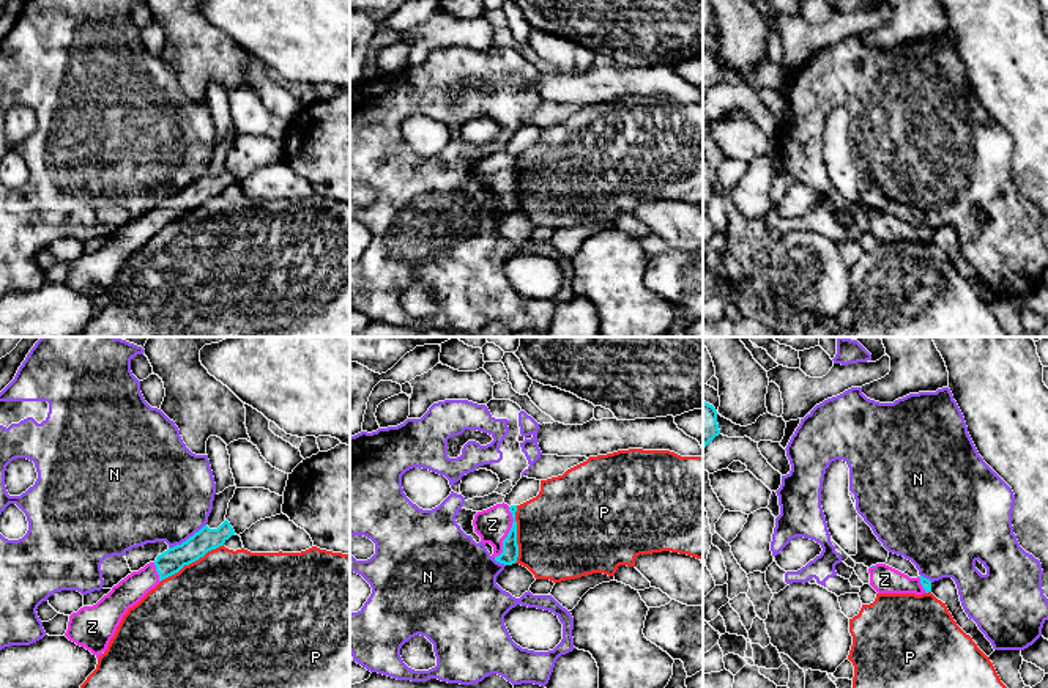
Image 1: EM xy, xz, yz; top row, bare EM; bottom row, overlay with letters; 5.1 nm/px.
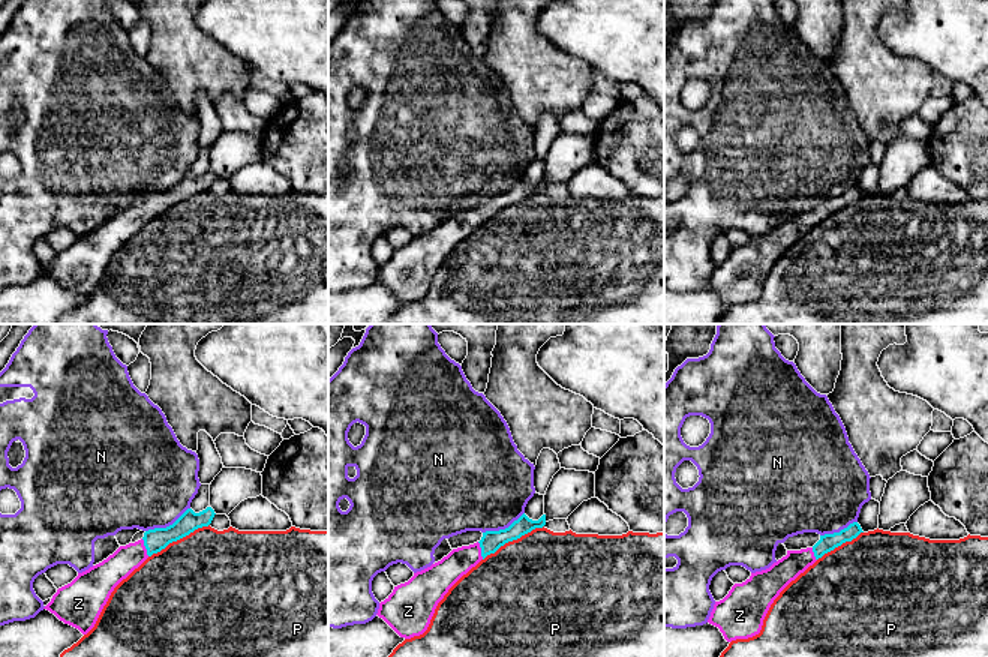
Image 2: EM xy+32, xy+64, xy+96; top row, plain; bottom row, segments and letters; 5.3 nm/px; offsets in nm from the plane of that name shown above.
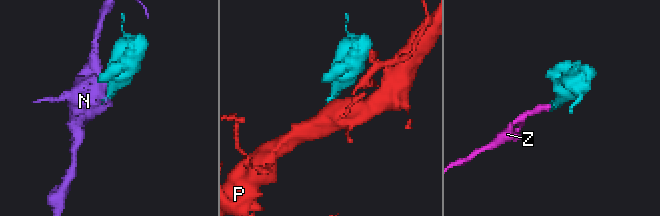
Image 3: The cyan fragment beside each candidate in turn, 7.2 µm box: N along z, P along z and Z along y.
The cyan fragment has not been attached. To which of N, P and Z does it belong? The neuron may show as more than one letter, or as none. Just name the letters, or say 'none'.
Z

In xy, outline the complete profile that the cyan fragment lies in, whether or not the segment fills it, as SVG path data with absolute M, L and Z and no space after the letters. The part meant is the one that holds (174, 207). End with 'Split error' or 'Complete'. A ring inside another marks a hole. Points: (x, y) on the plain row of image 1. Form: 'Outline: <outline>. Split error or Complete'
Outline: M227 167L217 176L203 173L181 192L159 202L154 209L128 222L96 252L72 260L65 283L99 305L107 298L129 255L137 252L162 227L222 194L232 183L235 178Z. Split error

